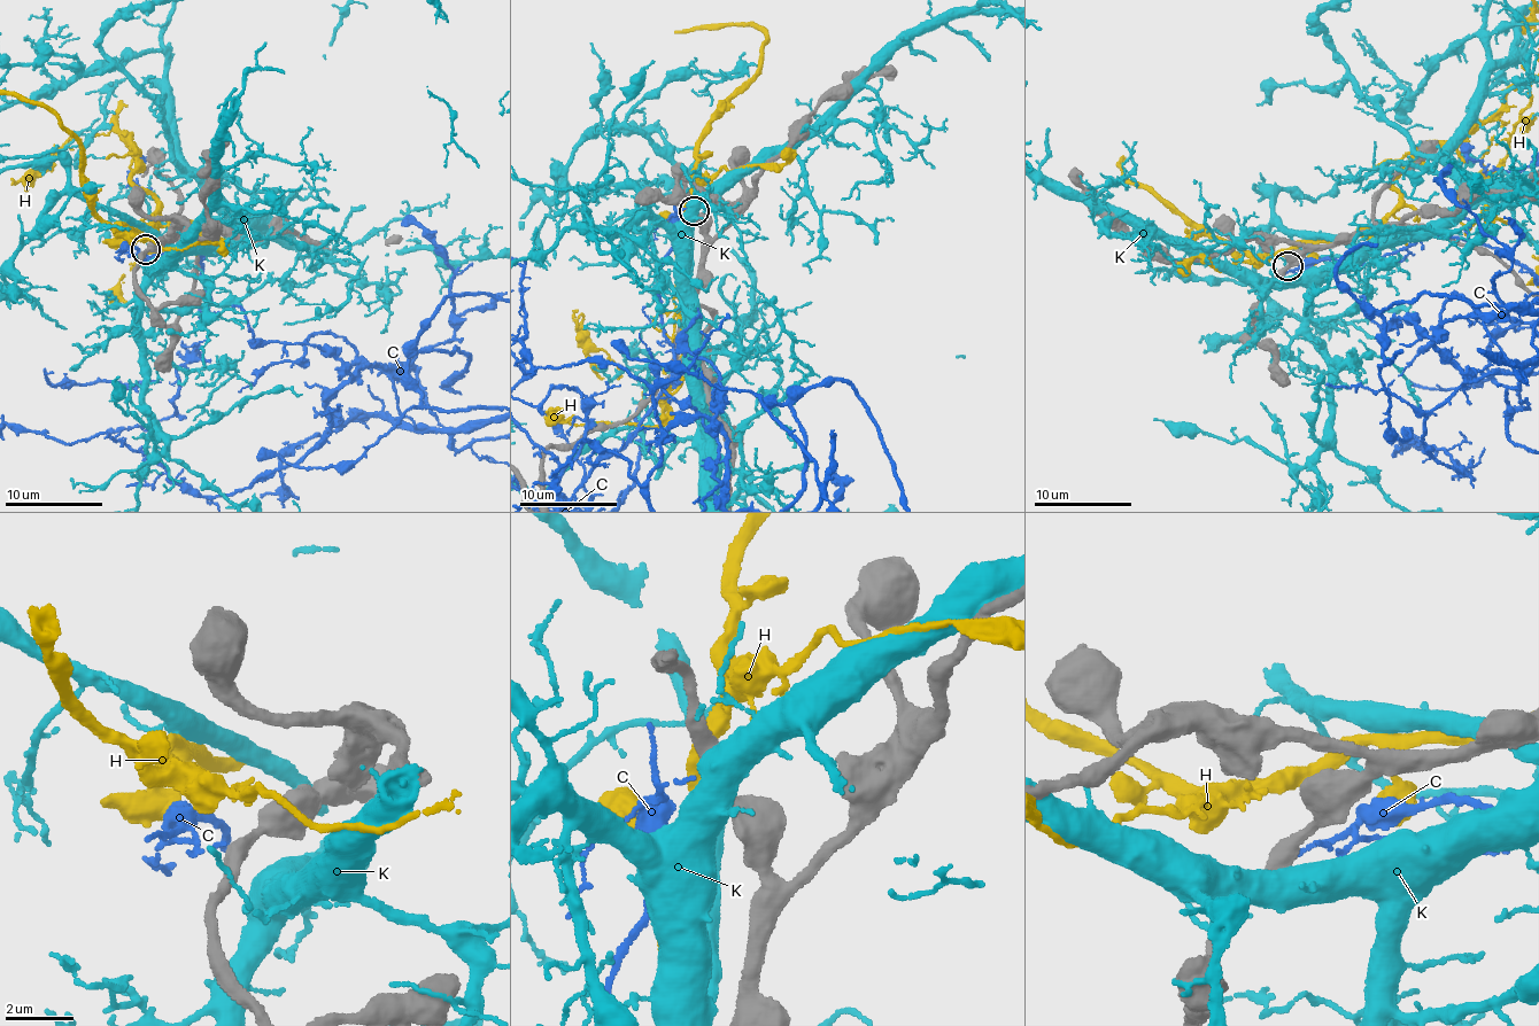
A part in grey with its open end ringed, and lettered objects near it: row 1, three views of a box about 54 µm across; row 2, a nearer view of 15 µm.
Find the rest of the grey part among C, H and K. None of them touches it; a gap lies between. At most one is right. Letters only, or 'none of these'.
none of these

